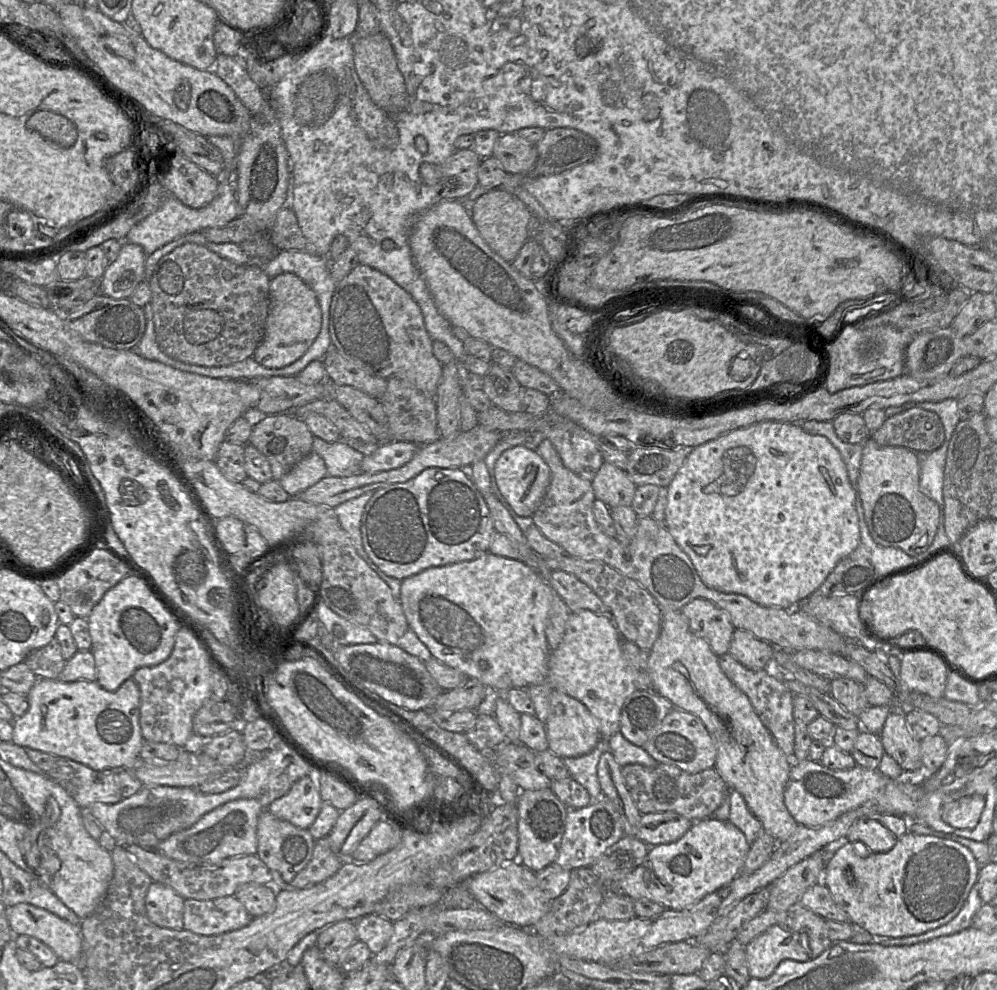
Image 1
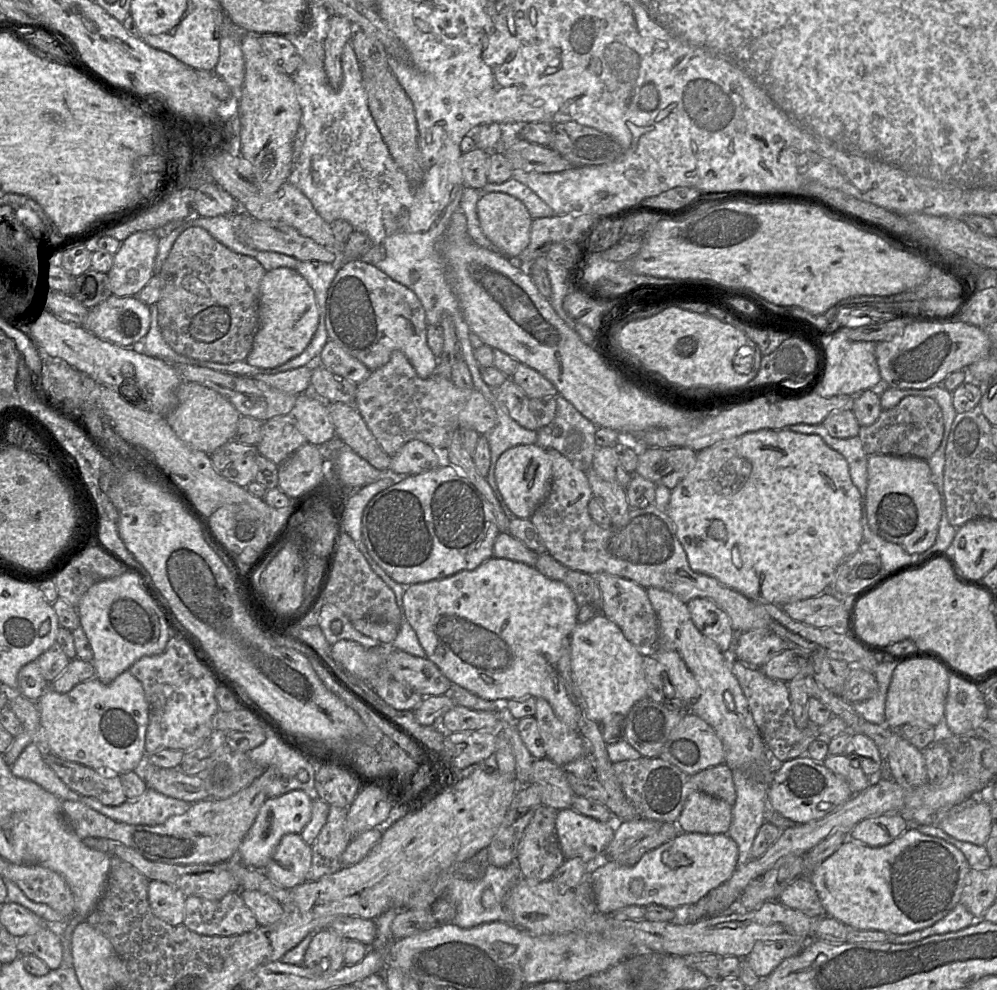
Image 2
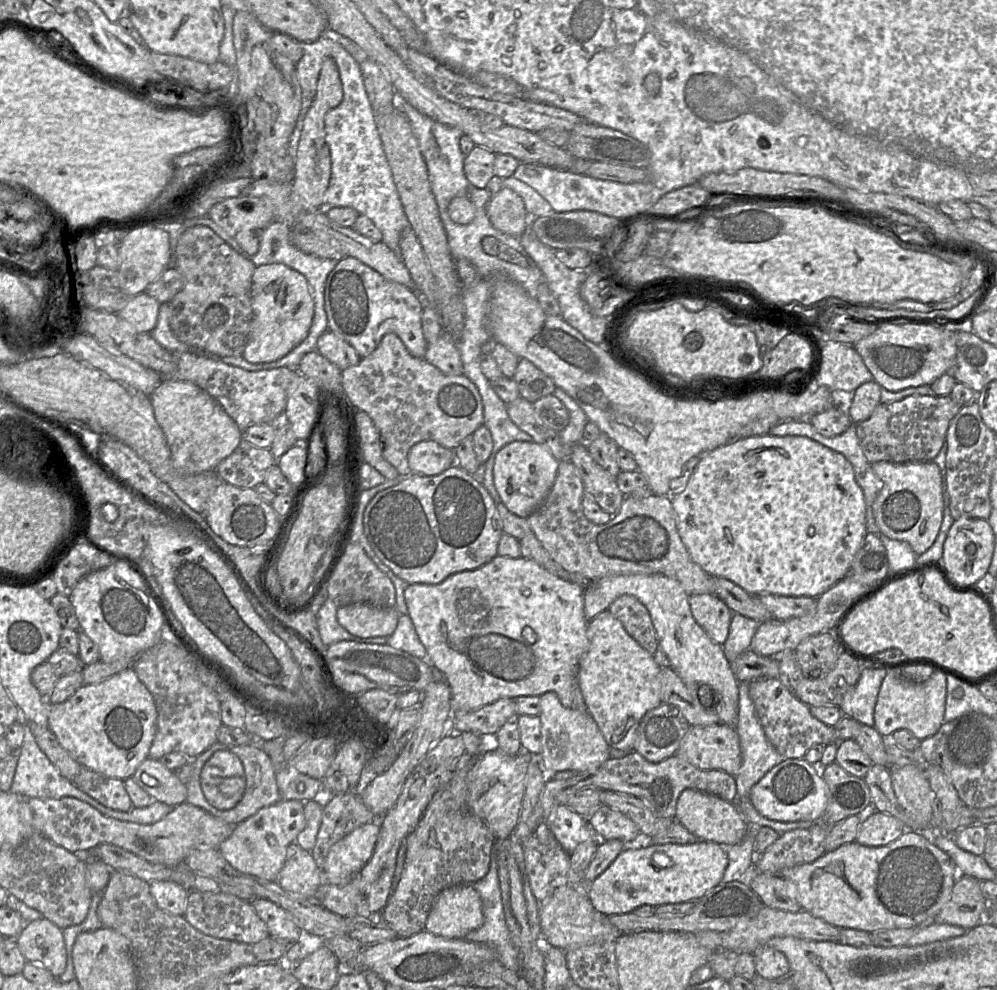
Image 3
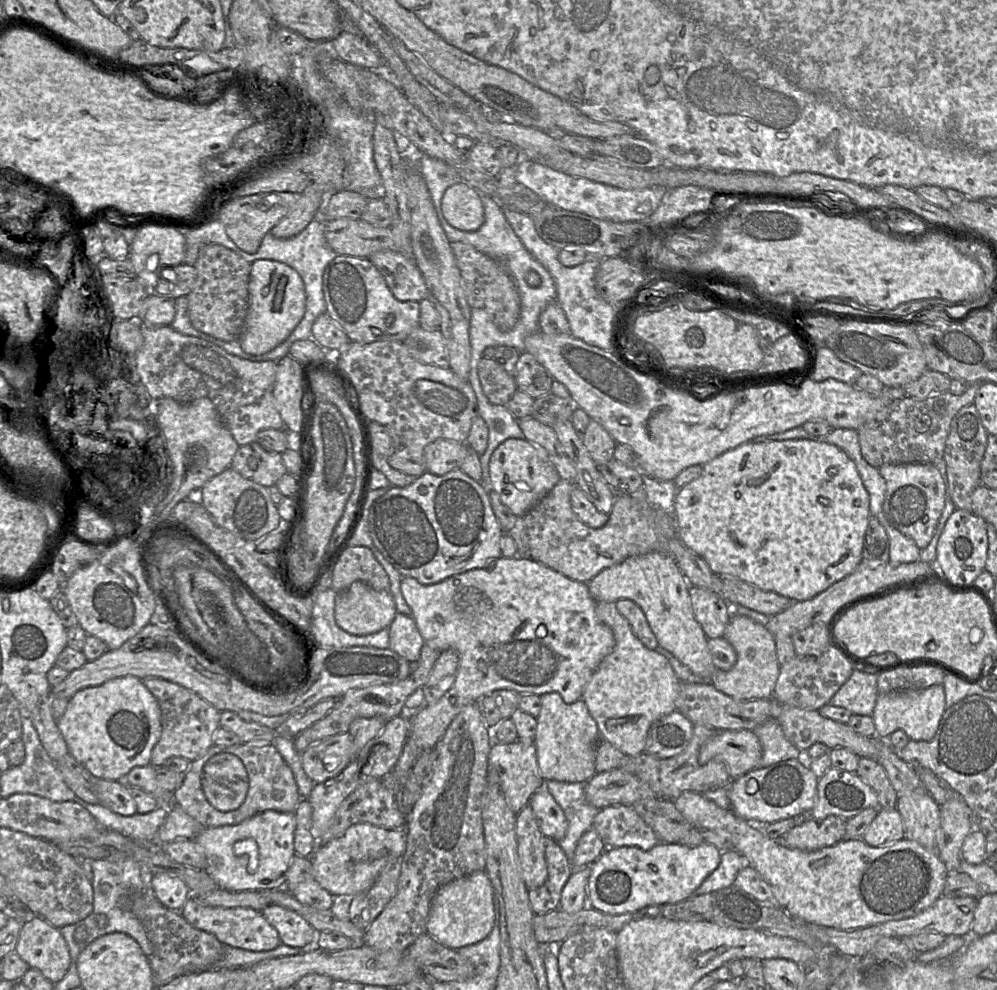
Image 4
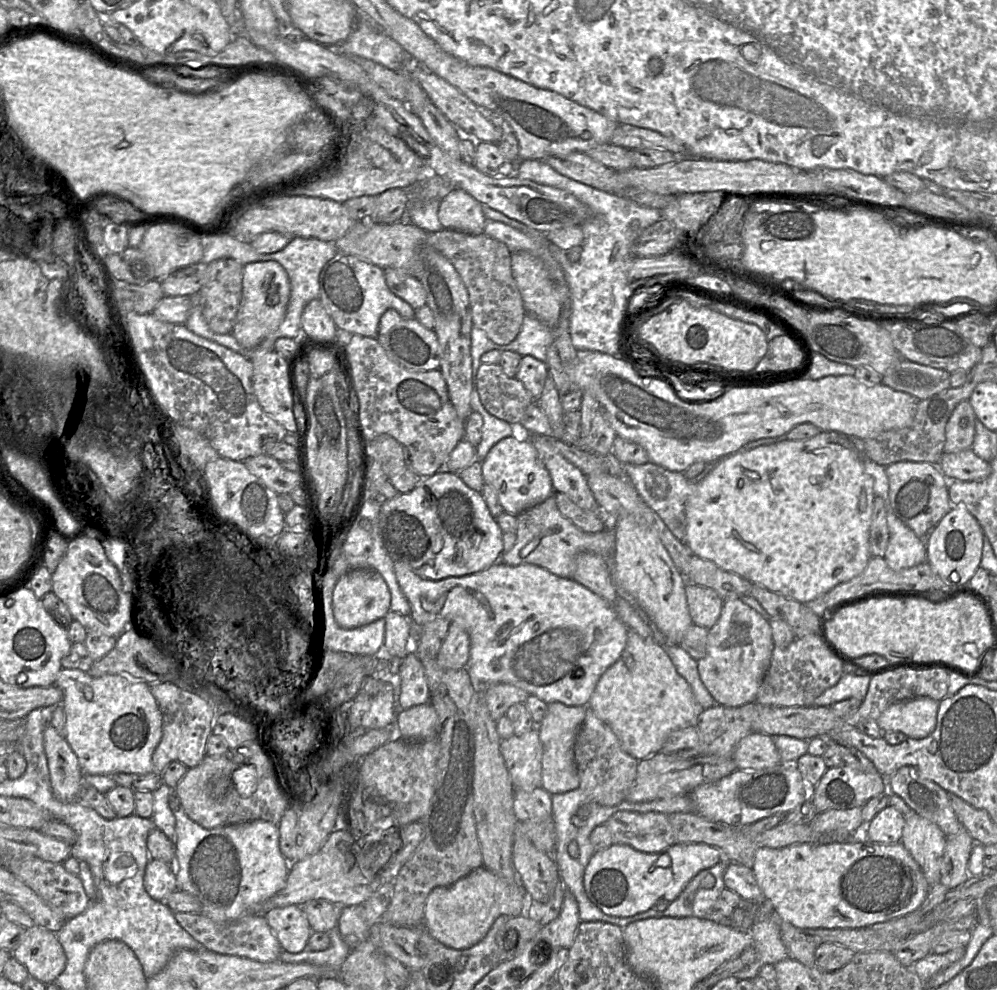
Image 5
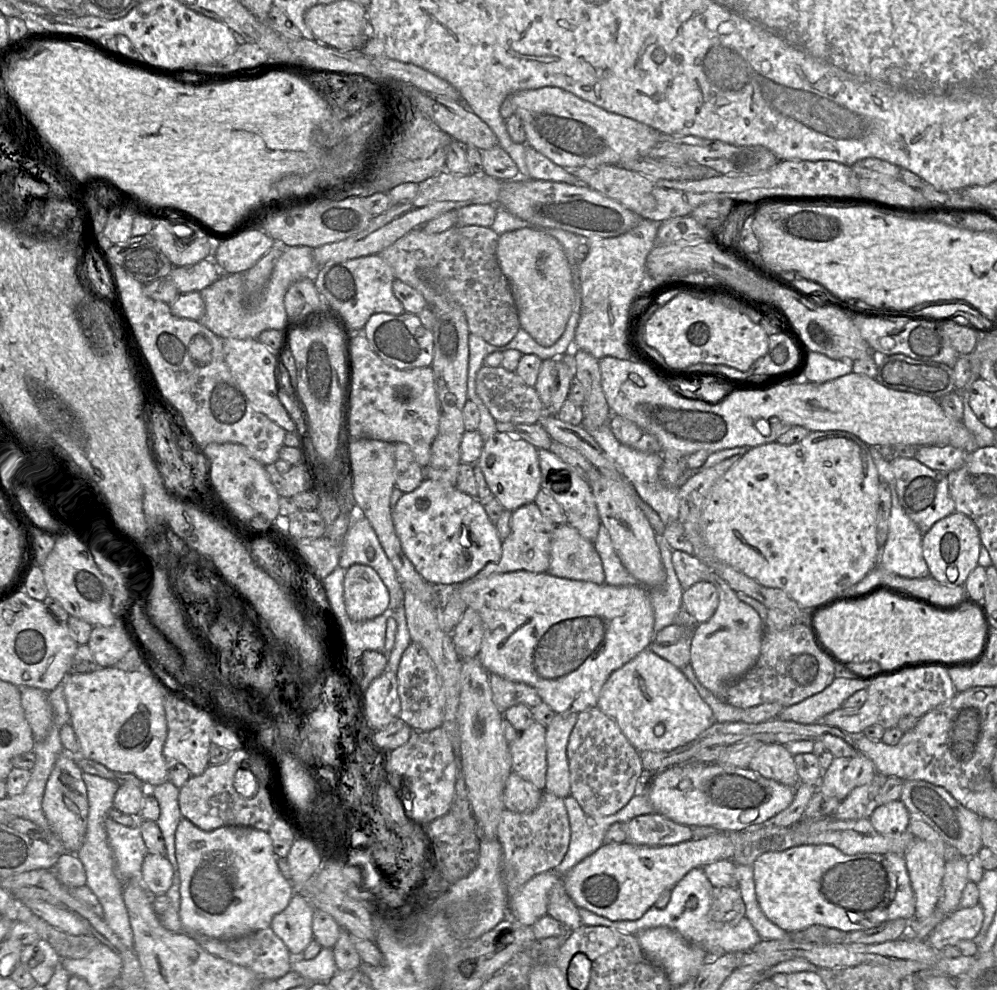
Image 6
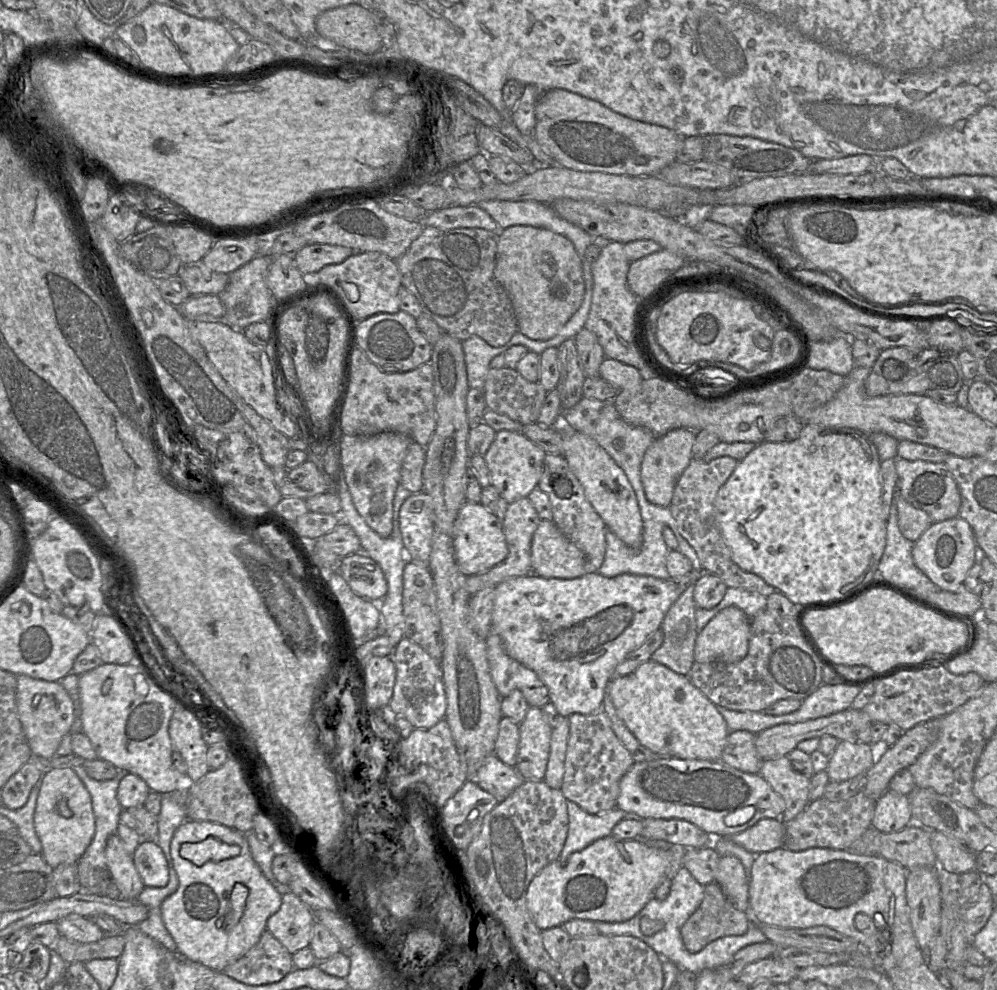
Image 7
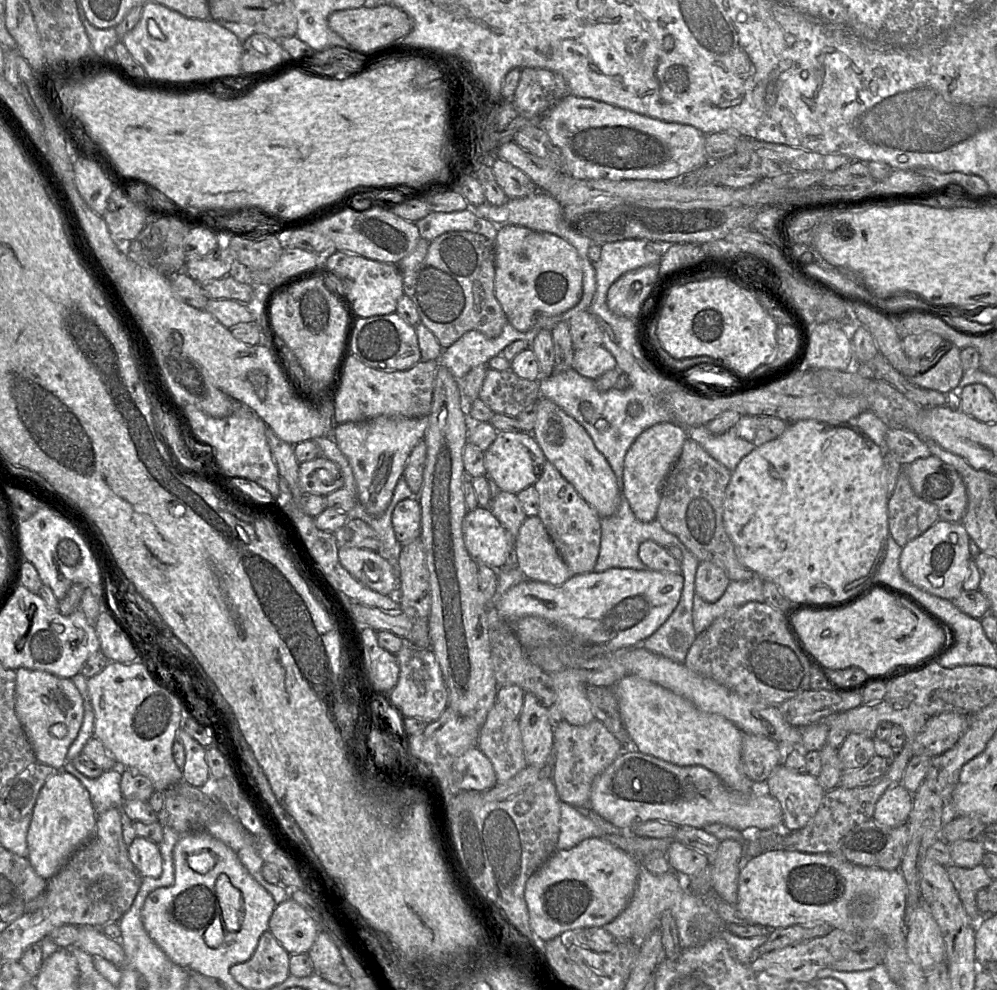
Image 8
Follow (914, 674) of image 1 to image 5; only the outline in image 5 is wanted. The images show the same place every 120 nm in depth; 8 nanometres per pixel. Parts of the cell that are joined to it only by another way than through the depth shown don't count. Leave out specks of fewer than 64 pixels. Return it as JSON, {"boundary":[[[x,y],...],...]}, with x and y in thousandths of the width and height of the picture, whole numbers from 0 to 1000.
{"boundary":[[[920,704],[891,713],[879,726],[885,739],[905,739],[909,744],[924,746],[938,736],[942,708]]]}

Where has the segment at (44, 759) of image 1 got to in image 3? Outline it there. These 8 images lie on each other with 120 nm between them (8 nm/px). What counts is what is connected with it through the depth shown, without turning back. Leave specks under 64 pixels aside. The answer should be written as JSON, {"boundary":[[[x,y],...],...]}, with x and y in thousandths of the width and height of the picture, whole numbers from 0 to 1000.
{"boundary":[[[82,775],[74,785],[73,791],[105,815],[122,820],[129,819],[133,815],[123,788],[108,786]]]}

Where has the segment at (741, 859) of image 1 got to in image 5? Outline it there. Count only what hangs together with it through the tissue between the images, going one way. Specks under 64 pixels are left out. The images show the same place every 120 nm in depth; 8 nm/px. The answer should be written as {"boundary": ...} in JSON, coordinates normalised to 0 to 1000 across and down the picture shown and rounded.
{"boundary":[[[676,852],[660,862],[614,853],[594,864],[586,881],[585,894],[593,911],[604,921],[611,925],[631,926],[650,920],[665,910],[676,910],[697,884],[724,868],[721,858],[706,852]]]}

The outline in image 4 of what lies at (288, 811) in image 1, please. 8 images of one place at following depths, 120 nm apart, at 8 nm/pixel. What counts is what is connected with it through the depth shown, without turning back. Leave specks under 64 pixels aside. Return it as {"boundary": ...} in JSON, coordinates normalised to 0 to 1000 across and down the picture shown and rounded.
{"boundary":[[[266,819],[238,833],[204,836],[195,849],[206,863],[205,880],[217,891],[220,898],[231,901],[280,899],[286,894],[288,880],[295,865],[296,834],[295,820]]]}

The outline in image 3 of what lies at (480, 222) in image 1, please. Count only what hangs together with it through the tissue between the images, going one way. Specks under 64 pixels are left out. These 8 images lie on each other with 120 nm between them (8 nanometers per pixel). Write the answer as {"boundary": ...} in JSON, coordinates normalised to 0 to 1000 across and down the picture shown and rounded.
{"boundary":[[[494,178],[486,190],[493,197],[488,206],[488,217],[496,231],[521,239],[532,224],[532,217],[519,195],[503,189],[504,182]]]}

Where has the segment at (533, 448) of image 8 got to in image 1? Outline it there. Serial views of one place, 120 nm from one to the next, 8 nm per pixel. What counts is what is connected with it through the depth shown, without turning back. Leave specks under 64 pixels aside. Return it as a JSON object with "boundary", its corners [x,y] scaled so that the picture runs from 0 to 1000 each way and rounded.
{"boundary":[[[517,451],[504,458],[496,470],[499,493],[523,522],[534,522],[546,503],[553,486],[553,476],[549,468],[532,451]]]}

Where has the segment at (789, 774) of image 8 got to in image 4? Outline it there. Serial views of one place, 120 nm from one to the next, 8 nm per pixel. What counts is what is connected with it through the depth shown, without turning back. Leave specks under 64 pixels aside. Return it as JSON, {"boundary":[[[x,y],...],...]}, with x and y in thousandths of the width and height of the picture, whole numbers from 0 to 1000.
{"boundary":[[[753,737],[719,738],[702,756],[700,770],[709,772],[714,767],[725,769],[737,788],[760,775],[764,754]]]}

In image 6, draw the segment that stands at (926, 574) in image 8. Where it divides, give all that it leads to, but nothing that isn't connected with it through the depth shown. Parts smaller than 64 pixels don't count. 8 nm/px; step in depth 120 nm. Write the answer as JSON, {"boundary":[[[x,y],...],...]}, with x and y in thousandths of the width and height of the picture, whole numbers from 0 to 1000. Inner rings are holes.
{"boundary":[[[960,516],[939,527],[931,537],[926,538],[925,540],[926,563],[932,574],[933,581],[938,586],[949,591],[950,593],[967,592],[973,579],[981,572],[983,553],[984,545],[978,528],[974,525],[974,523]],[[952,574],[960,575],[961,577],[960,586],[957,588],[950,585],[949,576]]]}

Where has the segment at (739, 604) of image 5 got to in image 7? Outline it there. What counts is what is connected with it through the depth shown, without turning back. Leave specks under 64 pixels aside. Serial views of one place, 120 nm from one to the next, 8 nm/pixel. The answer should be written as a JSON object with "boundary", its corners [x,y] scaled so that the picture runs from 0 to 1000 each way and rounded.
{"boundary":[[[731,612],[720,618],[700,639],[696,655],[696,667],[701,670],[737,670],[744,667],[750,660],[753,642],[752,628],[753,625],[737,612]]]}

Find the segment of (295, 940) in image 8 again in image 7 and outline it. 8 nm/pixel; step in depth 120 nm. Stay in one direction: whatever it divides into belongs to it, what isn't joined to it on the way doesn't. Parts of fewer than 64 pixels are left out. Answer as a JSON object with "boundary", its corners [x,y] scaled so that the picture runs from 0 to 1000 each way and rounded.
{"boundary":[[[292,900],[283,905],[280,919],[268,930],[268,939],[292,963],[310,957],[316,932],[314,921]]]}

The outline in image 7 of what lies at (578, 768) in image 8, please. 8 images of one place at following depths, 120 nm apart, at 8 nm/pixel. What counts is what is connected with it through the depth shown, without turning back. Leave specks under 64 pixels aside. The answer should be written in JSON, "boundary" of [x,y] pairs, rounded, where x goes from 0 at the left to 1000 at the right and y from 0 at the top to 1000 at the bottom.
{"boundary":[[[604,717],[591,722],[575,720],[570,728],[571,742],[562,796],[565,804],[594,822],[617,816],[622,788],[637,769],[615,739],[611,725]]]}

